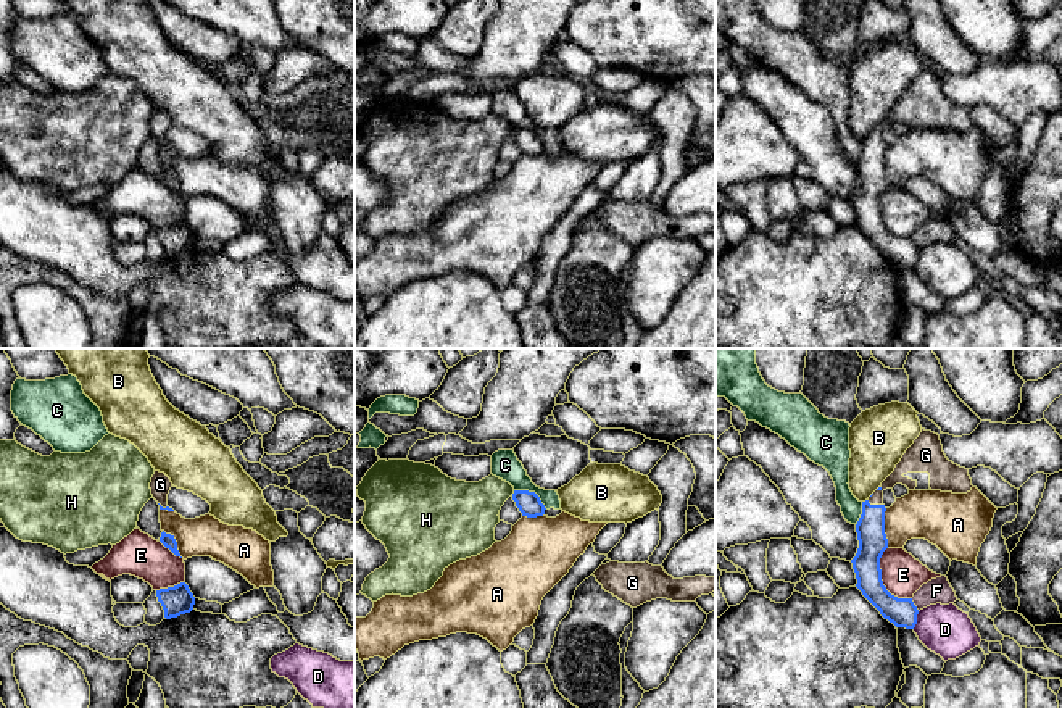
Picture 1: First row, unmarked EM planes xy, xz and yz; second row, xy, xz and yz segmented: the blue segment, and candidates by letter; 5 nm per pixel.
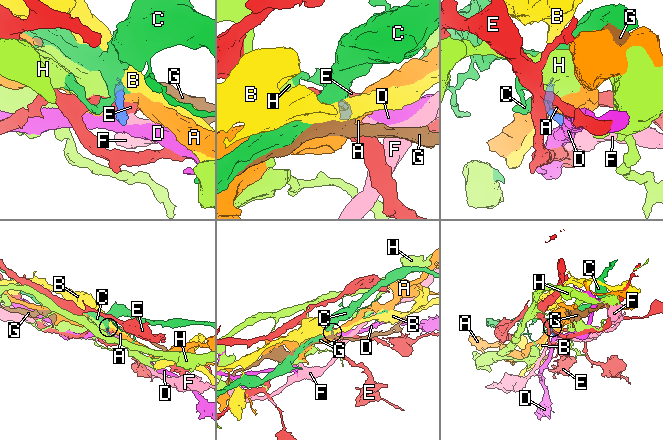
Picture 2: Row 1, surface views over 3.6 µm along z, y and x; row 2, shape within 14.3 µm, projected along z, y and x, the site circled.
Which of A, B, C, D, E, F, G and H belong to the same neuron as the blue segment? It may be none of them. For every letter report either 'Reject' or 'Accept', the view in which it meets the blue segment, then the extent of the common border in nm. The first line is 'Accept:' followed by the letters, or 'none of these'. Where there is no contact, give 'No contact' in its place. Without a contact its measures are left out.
Accept: G
A: Reject. Touches blue in yz. Shared border 200 nm
B: Reject. Touches blue in yz. Shared border 40 nm
C: Reject. Touches blue in xz. Shared border 190 nm
D: Reject. Touches blue in yz. Shared border 90 nm
E: Reject. Touches blue in yz. Shared border 300 nm
F: Reject. Touches blue in yz. Shared border 80 nm
G: Accept. Touches blue in yz. Shared border 80 nm
H: Reject. Touches blue in xz. Shared border 40 nm

